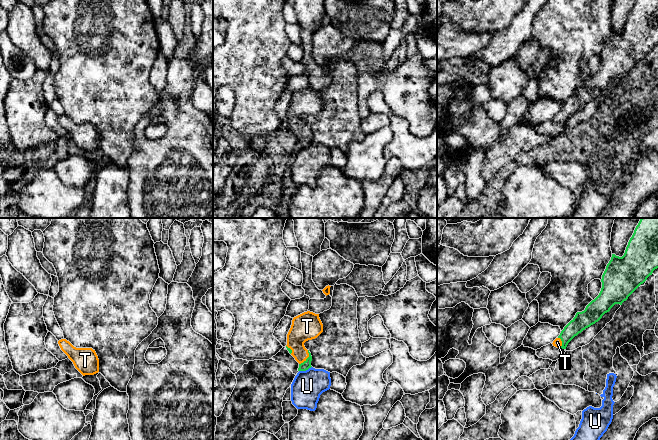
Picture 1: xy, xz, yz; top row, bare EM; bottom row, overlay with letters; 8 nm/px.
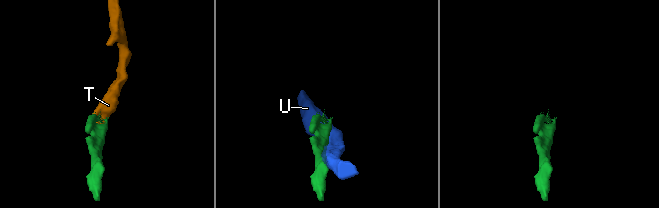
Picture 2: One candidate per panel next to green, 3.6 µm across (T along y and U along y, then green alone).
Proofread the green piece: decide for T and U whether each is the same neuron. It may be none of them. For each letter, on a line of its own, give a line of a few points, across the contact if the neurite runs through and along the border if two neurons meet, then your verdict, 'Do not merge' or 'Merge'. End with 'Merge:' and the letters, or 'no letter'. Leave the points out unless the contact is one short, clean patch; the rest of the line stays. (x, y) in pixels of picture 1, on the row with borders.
T: Line: xz (304, 366), (307, 358), (300, 351), (304, 327). Merge
U: Do not merge
Merge: T

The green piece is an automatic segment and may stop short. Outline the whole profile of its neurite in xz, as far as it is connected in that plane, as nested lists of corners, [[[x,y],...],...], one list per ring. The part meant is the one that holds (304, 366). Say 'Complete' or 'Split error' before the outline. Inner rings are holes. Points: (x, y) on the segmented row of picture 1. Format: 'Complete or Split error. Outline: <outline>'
Split error. Outline: [[[307,311],[293,318],[287,334],[286,348],[299,363],[298,371],[306,371],[312,367],[312,356],[304,343],[317,338],[322,332],[323,324],[319,314]]]

